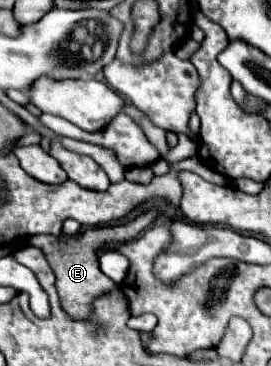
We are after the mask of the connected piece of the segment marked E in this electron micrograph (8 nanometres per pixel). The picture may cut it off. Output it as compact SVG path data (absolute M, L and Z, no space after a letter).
M152 208L140 216L136 216L132 222L128 224L120 224L120 226L102 226L102 228L86 228L84 232L80 232L78 236L60 236L39 234L30 238L32 246L38 246L40 250L44 250L50 268L54 270L56 276L56 289L64 311L76 320L86 320L89 318L93 306L92 300L96 298L96 294L104 294L110 292L112 286L116 286L108 276L104 276L99 266L99 257L96 254L98 248L112 244L112 242L128 242L132 238L136 238L144 228L148 228L156 218L160 216L160 208Z

